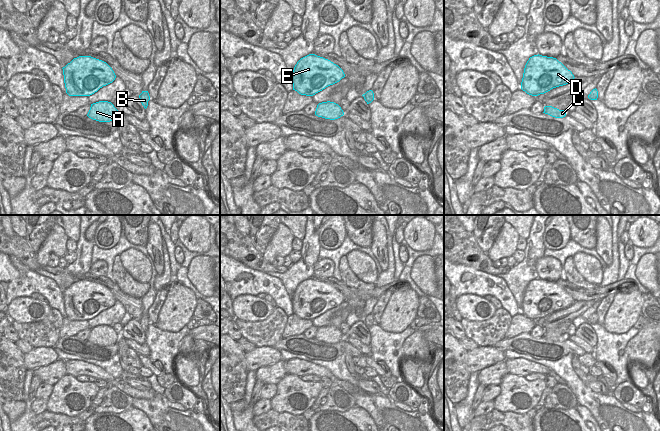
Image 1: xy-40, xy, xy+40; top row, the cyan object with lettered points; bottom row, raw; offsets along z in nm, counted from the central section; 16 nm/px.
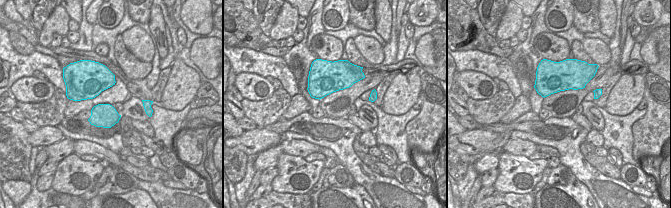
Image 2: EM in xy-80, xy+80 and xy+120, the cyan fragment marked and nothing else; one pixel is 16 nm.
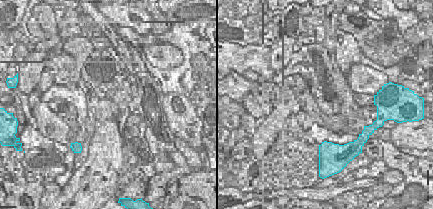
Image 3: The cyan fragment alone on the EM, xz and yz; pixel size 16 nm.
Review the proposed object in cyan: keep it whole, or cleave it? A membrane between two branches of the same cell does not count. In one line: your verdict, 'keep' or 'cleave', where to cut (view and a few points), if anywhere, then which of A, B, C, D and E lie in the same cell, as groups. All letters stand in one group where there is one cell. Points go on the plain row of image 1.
keep; cut none; groups A B C D E

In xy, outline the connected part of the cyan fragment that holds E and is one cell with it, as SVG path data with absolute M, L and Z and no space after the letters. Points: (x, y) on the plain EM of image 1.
M315 278L301 282L292 296L293 314L313 320L345 301L343 294L333 286Z

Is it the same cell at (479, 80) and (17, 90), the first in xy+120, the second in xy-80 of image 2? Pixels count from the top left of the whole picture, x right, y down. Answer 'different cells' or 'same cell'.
same cell

